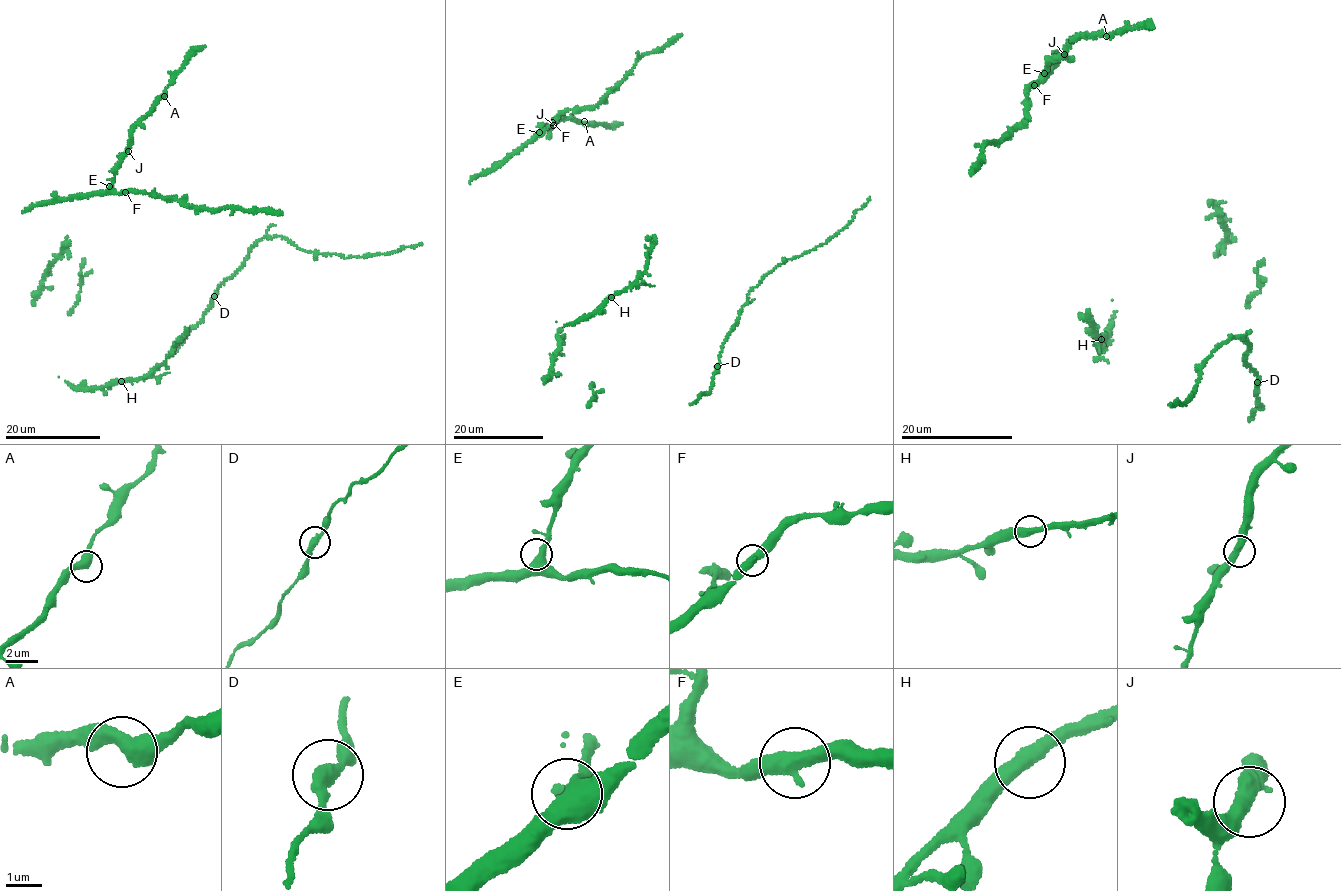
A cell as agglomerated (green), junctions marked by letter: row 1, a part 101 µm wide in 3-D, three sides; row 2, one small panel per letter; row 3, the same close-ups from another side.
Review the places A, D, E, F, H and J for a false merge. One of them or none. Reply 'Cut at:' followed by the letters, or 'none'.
Cut at: none

